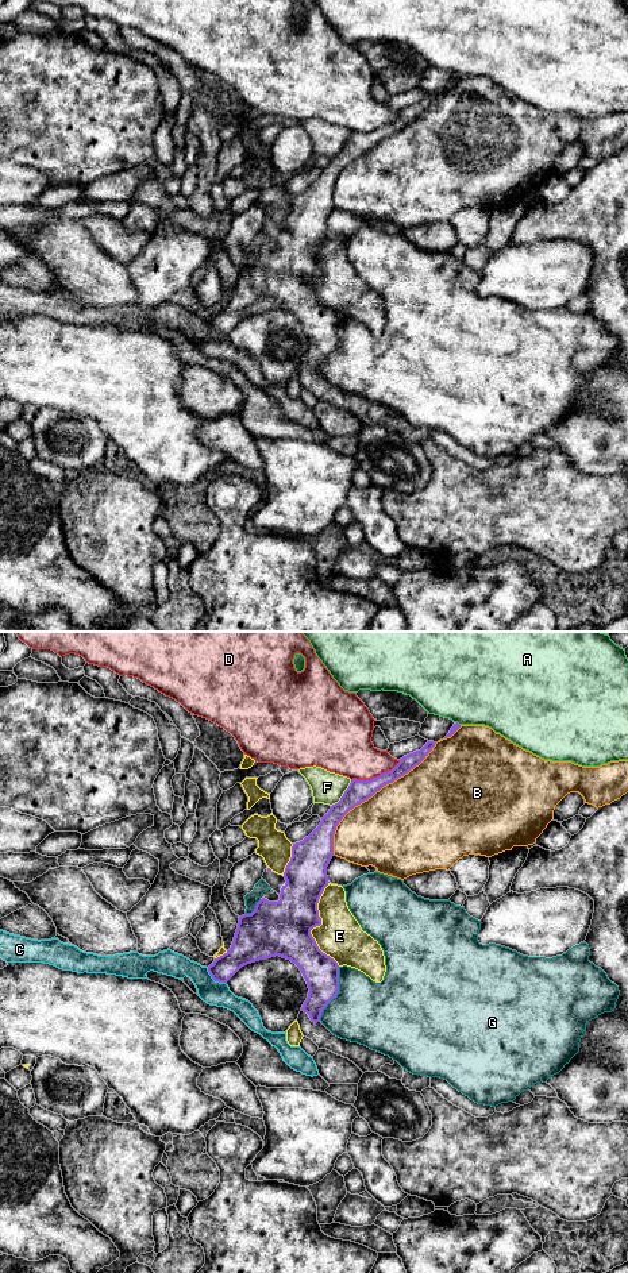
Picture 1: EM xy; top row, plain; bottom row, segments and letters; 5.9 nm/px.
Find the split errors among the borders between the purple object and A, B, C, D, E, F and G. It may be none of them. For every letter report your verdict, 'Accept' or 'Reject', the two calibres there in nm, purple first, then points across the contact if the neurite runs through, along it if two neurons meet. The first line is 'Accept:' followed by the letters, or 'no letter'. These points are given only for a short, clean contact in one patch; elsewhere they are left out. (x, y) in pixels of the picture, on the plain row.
Accept: no letter
A: Reject. Thickness 40 nm (purple) against 460 nm
B: Reject. Thickness 140 nm (purple) against 500 nm
C: Reject. Thickness 160 nm (purple) against 140 nm. Boundary: xy (207, 320), (215, 332), (226, 336)
D: Reject. Thickness 140 nm (purple) against 320 nm. Boundary: xy (400, 112), (390, 122), (376, 128), (351, 132)
E: Reject. Thickness 320 nm (purple) against 260 nm
F: Reject. Thickness 140 nm (purple) against 190 nm. Boundary: xy (351, 132), (343, 147), (331, 158)
G: Reject. Thickness 200 nm (purple) against 380 nm

